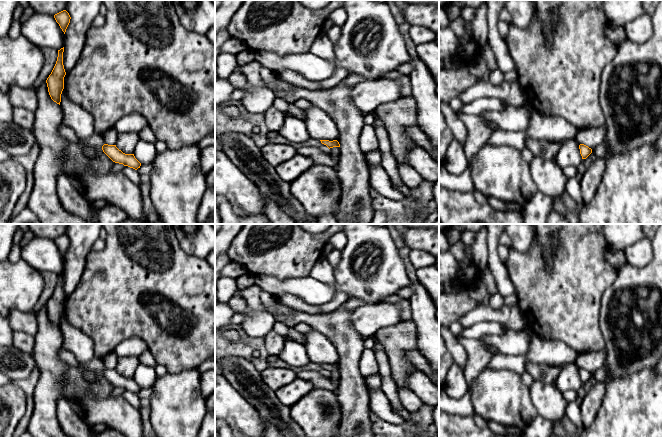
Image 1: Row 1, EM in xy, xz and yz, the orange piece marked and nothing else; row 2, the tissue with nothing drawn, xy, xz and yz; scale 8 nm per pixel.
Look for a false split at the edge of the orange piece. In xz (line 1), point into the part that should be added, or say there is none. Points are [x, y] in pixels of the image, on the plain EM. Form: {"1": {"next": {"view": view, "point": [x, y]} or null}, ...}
{"1": {"next": null}}

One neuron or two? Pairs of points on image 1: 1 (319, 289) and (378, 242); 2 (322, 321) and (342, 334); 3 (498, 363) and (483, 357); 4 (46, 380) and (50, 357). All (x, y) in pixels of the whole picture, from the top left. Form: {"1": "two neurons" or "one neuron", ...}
{"1": "one neuron", "2": "one neuron", "3": "two neurons", "4": "one neuron"}

